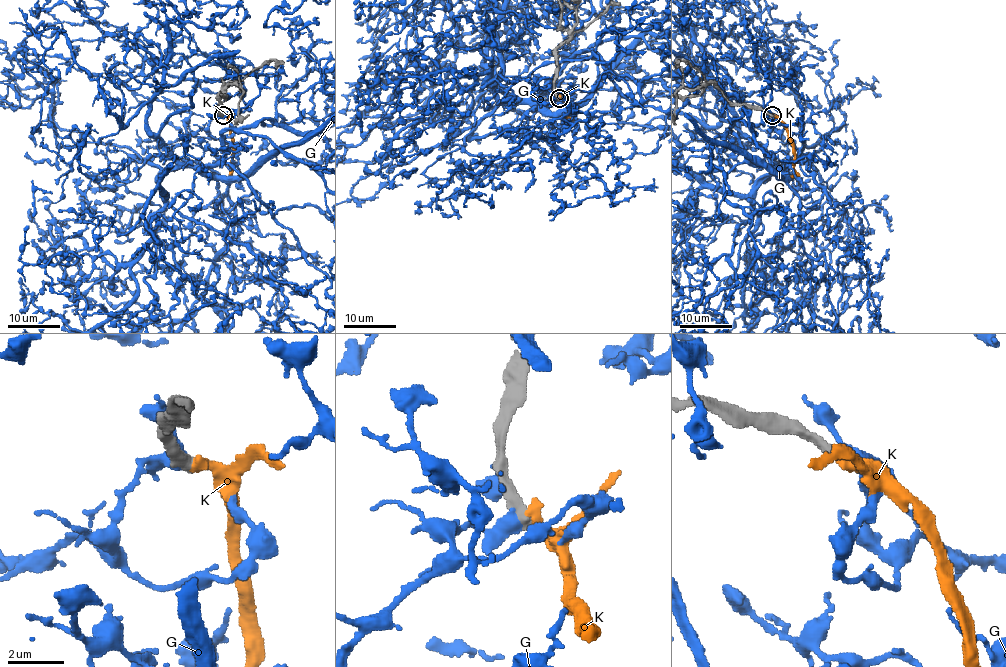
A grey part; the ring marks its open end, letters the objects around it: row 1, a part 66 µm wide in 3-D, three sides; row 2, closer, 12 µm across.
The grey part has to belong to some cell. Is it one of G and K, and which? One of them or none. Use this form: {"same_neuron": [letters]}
{"same_neuron": ["K"]}

